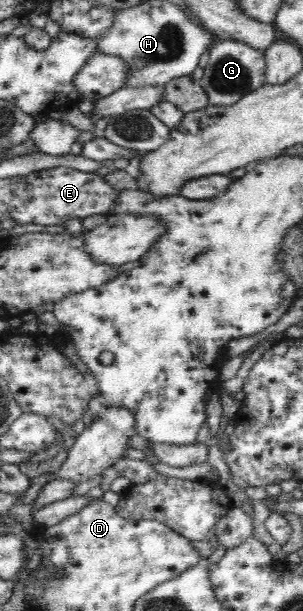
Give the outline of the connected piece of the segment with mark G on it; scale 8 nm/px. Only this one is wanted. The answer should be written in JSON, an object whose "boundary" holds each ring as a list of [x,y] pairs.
{"boundary":[[[220,40],[212,46],[209,55],[208,64],[203,68],[203,77],[197,84],[205,90],[210,105],[218,107],[234,105],[245,94],[264,85],[264,77],[266,77],[265,52],[256,50],[243,42]]]}

